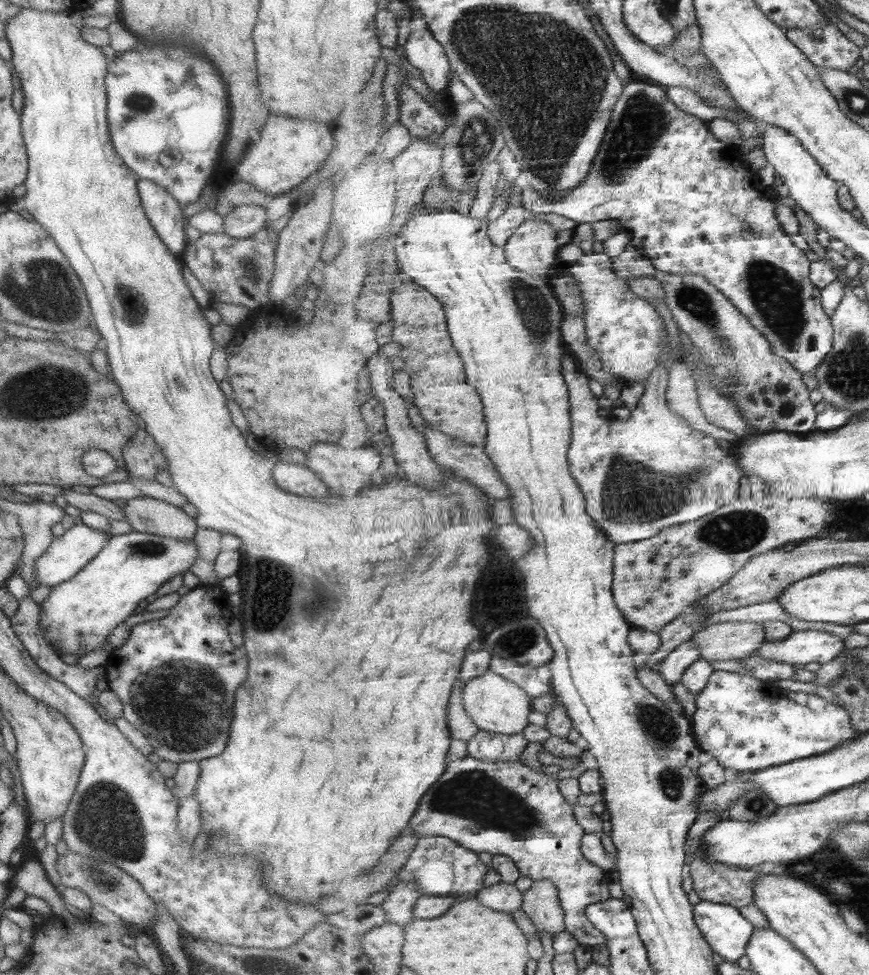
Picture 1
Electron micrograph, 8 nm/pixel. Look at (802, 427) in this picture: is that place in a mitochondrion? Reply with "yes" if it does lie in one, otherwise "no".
no

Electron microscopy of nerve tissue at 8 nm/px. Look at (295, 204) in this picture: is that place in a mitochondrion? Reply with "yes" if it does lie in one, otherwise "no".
no

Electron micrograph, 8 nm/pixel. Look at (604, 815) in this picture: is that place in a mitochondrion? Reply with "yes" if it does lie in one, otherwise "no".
no

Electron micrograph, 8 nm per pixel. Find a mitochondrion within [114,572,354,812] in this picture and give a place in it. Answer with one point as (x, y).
(187, 716)

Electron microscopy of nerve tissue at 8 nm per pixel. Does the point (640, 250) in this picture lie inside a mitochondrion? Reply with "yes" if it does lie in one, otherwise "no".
no

